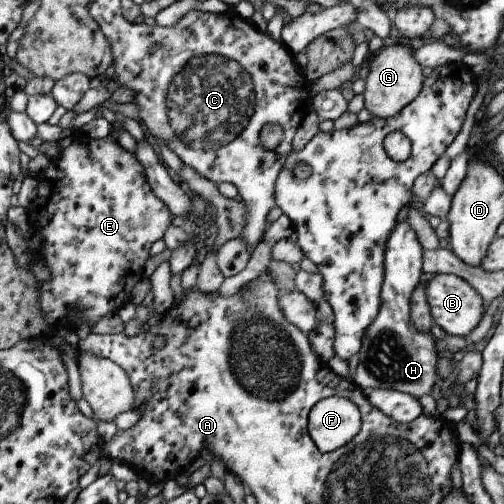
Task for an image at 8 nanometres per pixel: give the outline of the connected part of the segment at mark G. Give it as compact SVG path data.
M400 41L395 44L391 43L391 46L382 46L368 65L368 74L364 79L365 86L361 94L364 98L364 108L373 117L380 119L397 114L417 96L424 79L421 70L414 52L405 42Z

